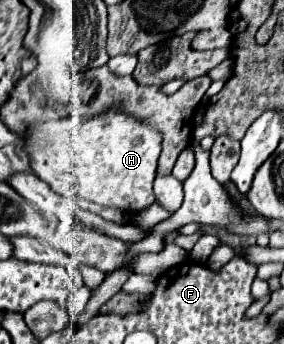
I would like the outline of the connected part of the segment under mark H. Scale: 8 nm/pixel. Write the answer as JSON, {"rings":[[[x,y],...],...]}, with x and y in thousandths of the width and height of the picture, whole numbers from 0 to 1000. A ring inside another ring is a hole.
{"rings":[[[380,326],[380,331],[352,331],[352,337],[338,337],[338,343],[317,343],[317,349],[296,349],[296,355],[254,355],[246,343],[225,343],[225,349],[183,349],[183,355],[162,355],[162,360],[148,360],[148,372],[155,372],[155,384],[148,384],[148,407],[141,407],[141,419],[127,419],[127,401],[92,401],[92,436],[106,442],[106,453],[113,453],[113,494],[120,494],[120,506],[134,506],[134,517],[141,523],[155,523],[155,529],[169,529],[176,535],[176,547],[190,552],[190,558],[204,558],[211,570],[232,576],[243,584],[261,584],[271,590],[271,596],[289,605],[289,587],[313,587],[310,581],[324,581],[324,587],[338,587],[338,593],[352,593],[352,599],[380,599],[380,605],[401,605],[401,610],[423,610],[430,622],[444,619],[433,616],[451,616],[458,610],[458,622],[486,622],[493,610],[514,610],[535,587],[542,587],[542,552],[535,552],[535,529],[542,529],[542,517],[549,517],[549,471],[556,471],[556,453],[563,453],[563,413],[570,413],[570,395],[563,395],[563,384],[549,384],[549,378],[528,378],[514,360],[500,360],[500,355],[479,355],[472,343],[458,343],[458,337],[437,337],[437,331],[408,331],[408,326]]]}

